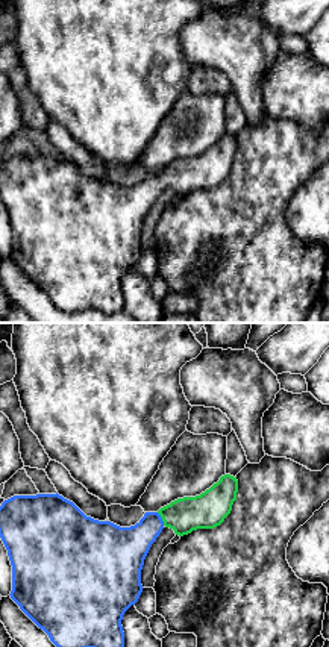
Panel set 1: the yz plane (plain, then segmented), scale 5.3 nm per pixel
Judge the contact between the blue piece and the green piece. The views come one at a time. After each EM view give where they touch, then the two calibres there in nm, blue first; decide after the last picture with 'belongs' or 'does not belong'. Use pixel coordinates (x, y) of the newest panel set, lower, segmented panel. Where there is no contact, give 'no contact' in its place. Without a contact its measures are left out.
contact (161, 518); calibres 240 and 190 nm

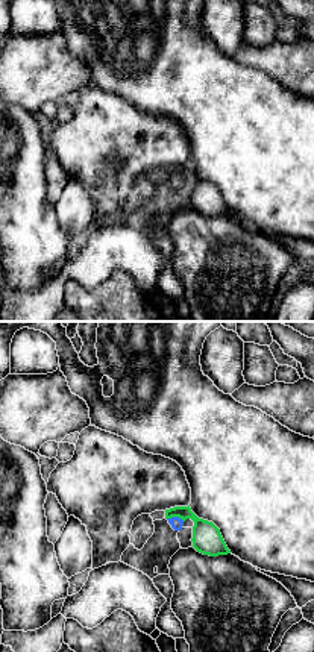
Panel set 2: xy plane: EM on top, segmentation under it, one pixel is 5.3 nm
contact (176, 517); calibres 70 and 160 nm

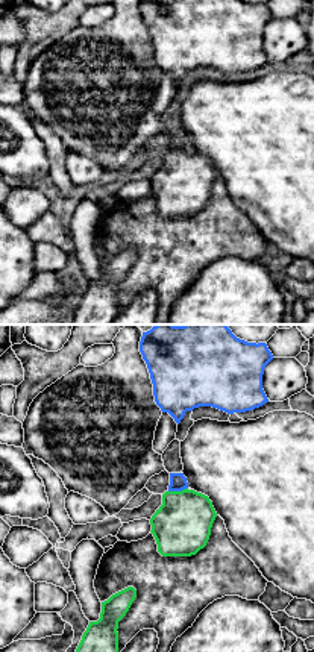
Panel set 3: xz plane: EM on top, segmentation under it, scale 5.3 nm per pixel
contact (178, 490); calibres 90 and 300 nm

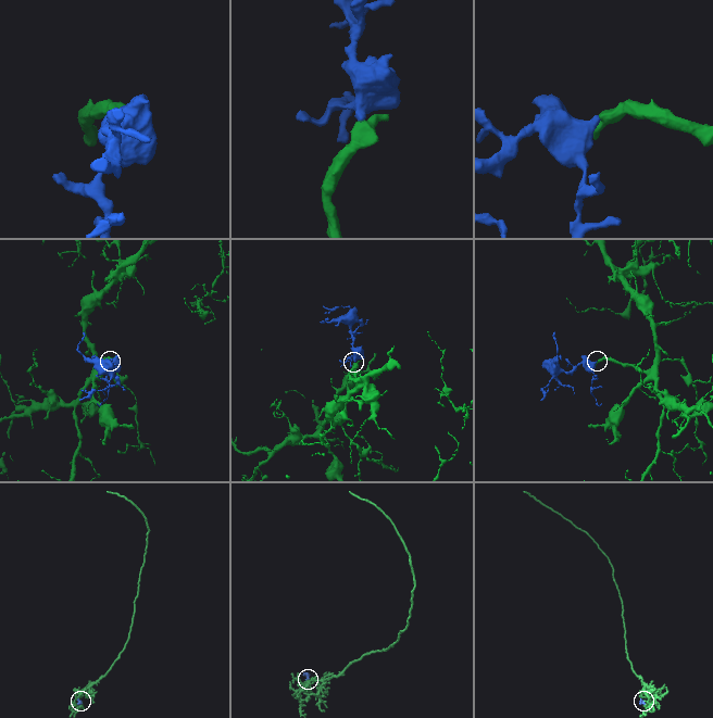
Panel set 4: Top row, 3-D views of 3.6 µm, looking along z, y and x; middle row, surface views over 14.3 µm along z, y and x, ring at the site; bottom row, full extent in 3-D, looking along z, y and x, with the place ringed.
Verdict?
belongs

